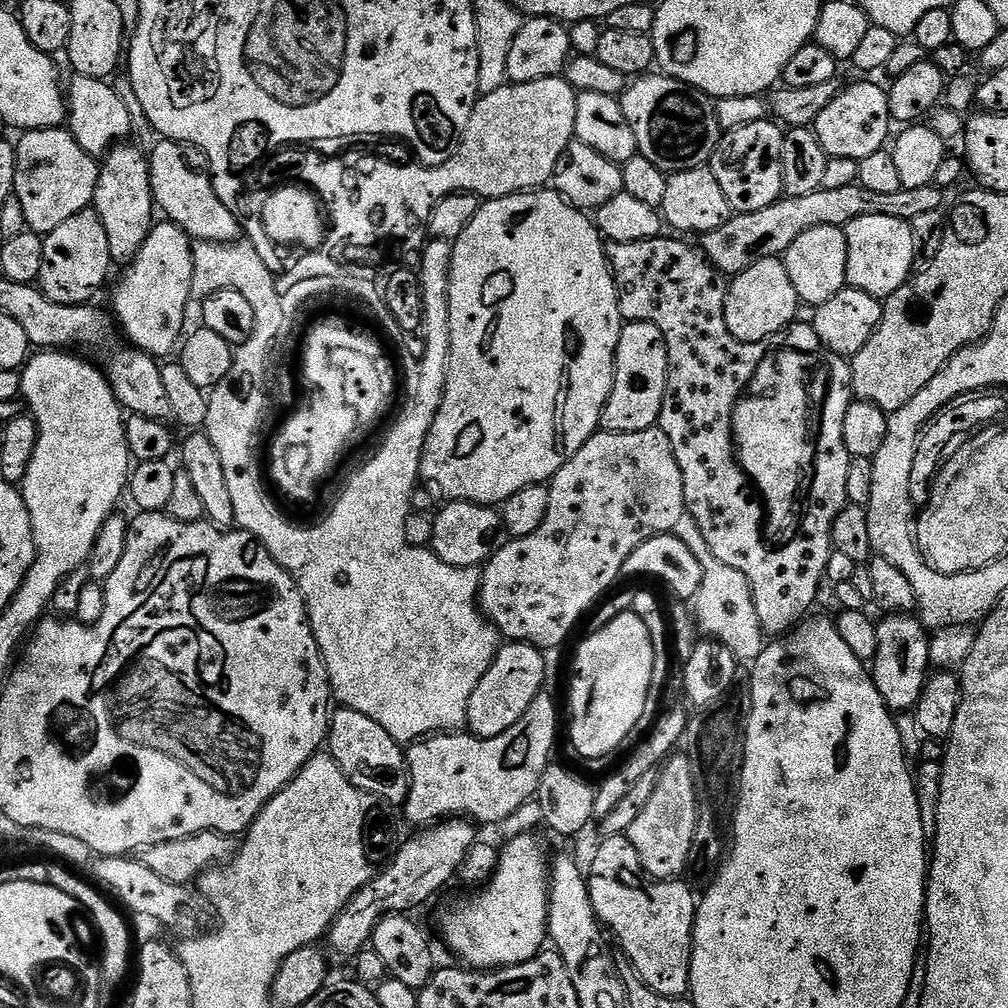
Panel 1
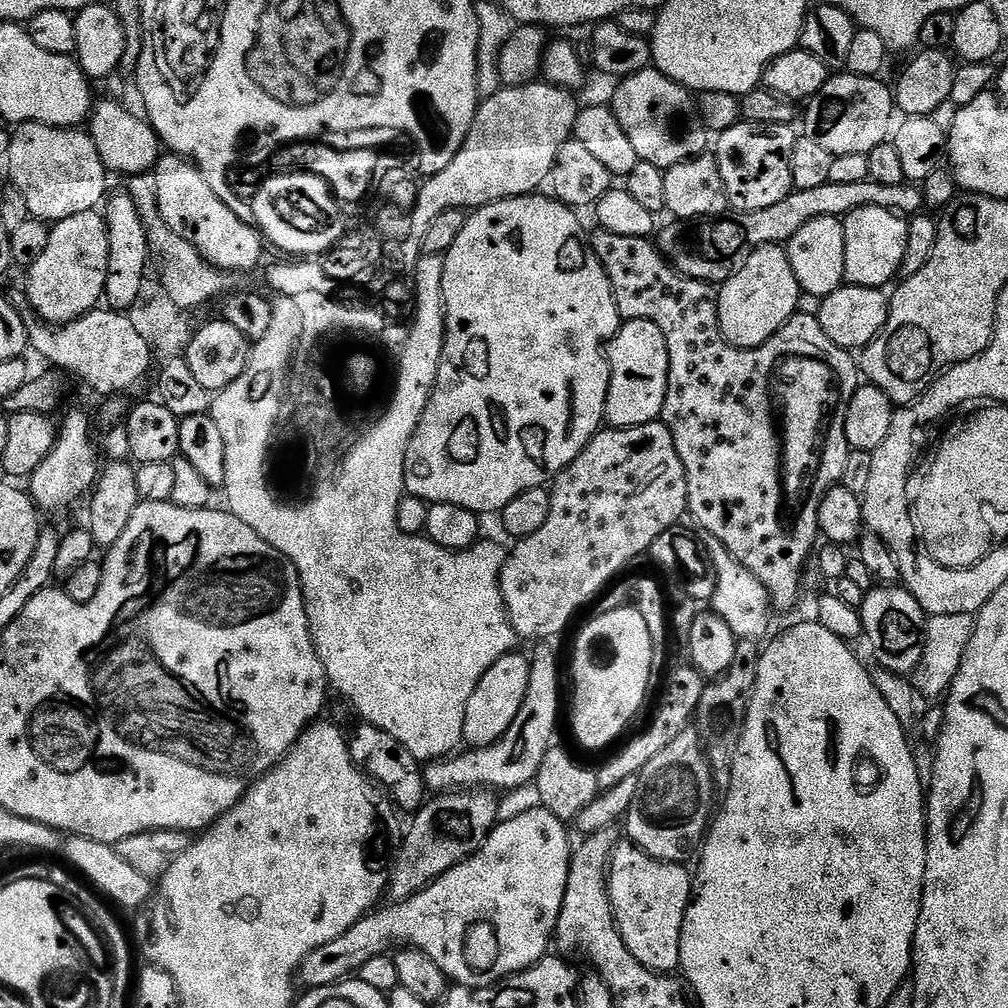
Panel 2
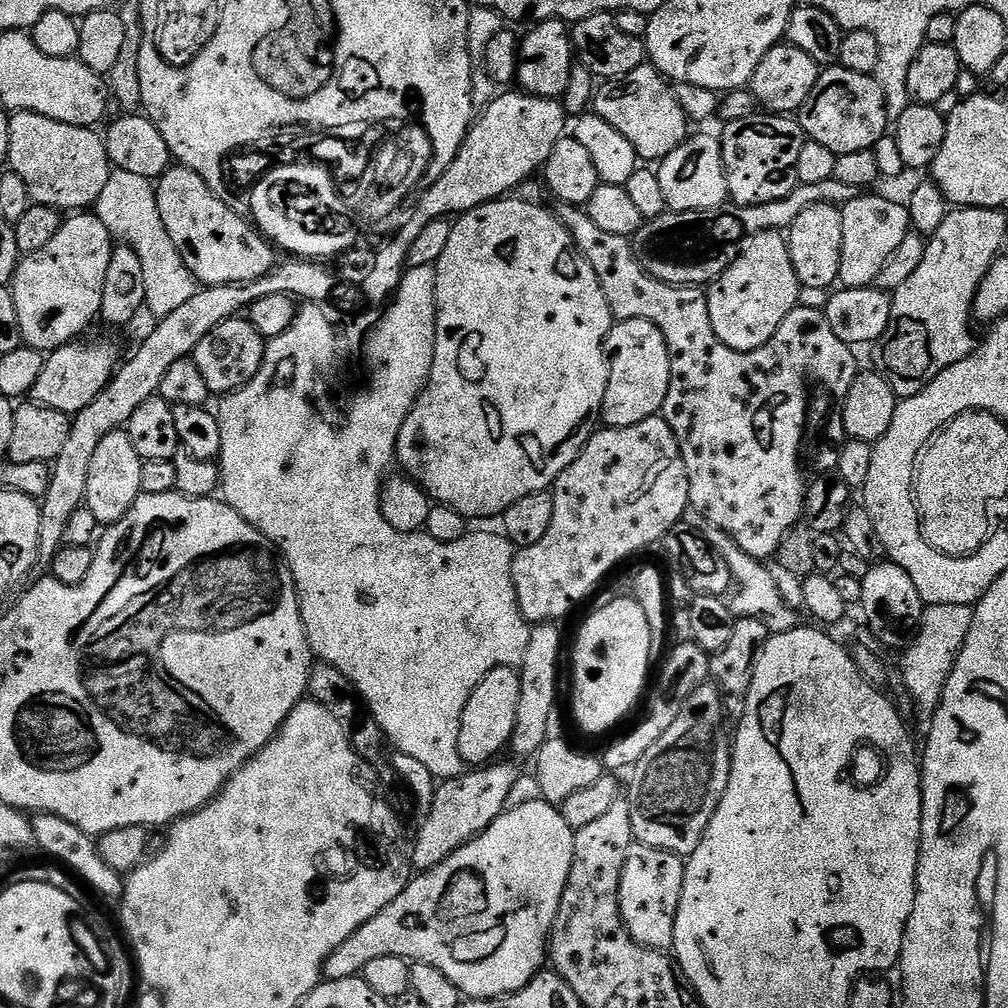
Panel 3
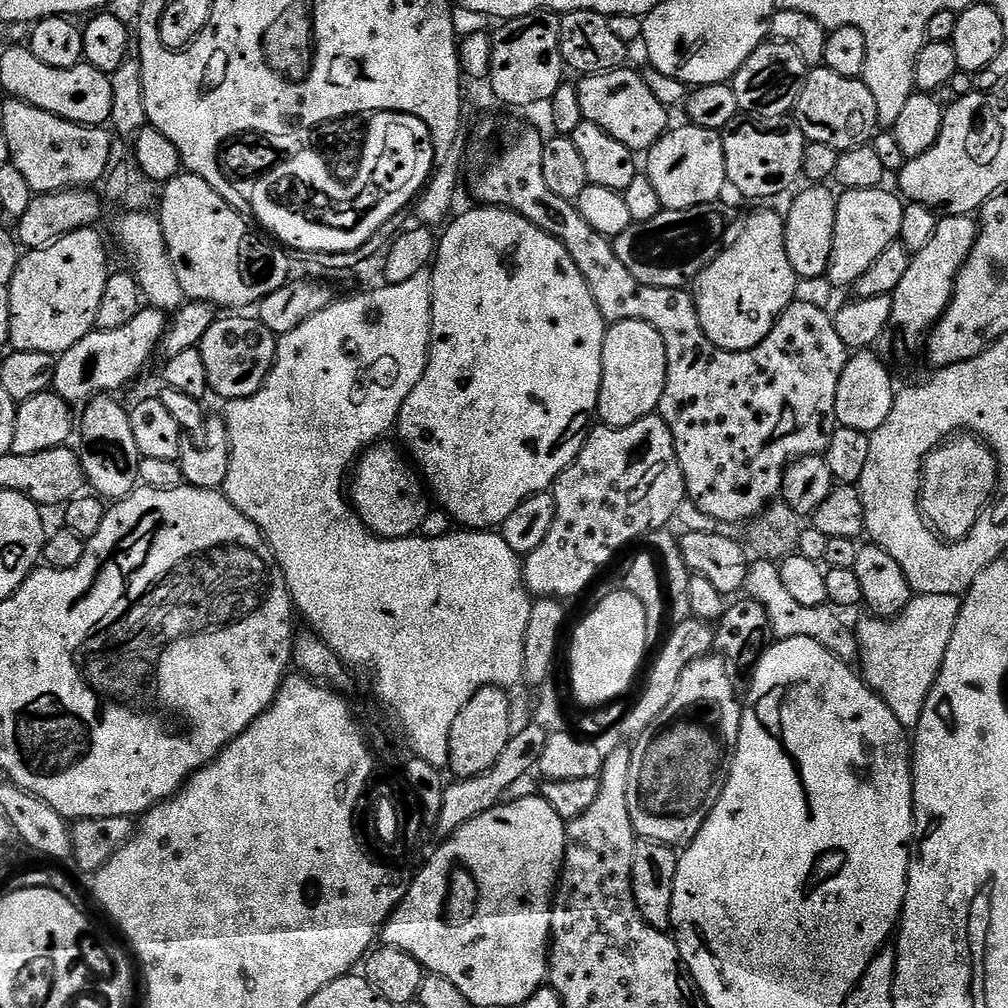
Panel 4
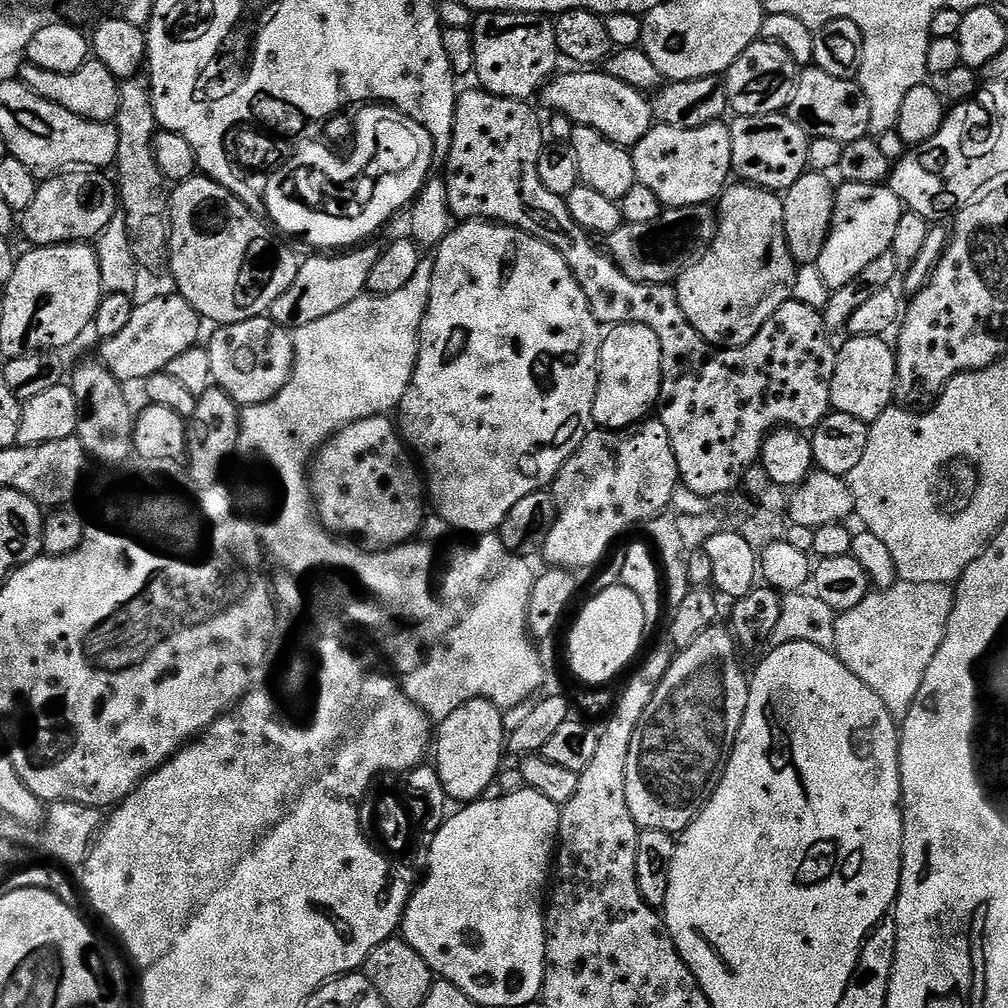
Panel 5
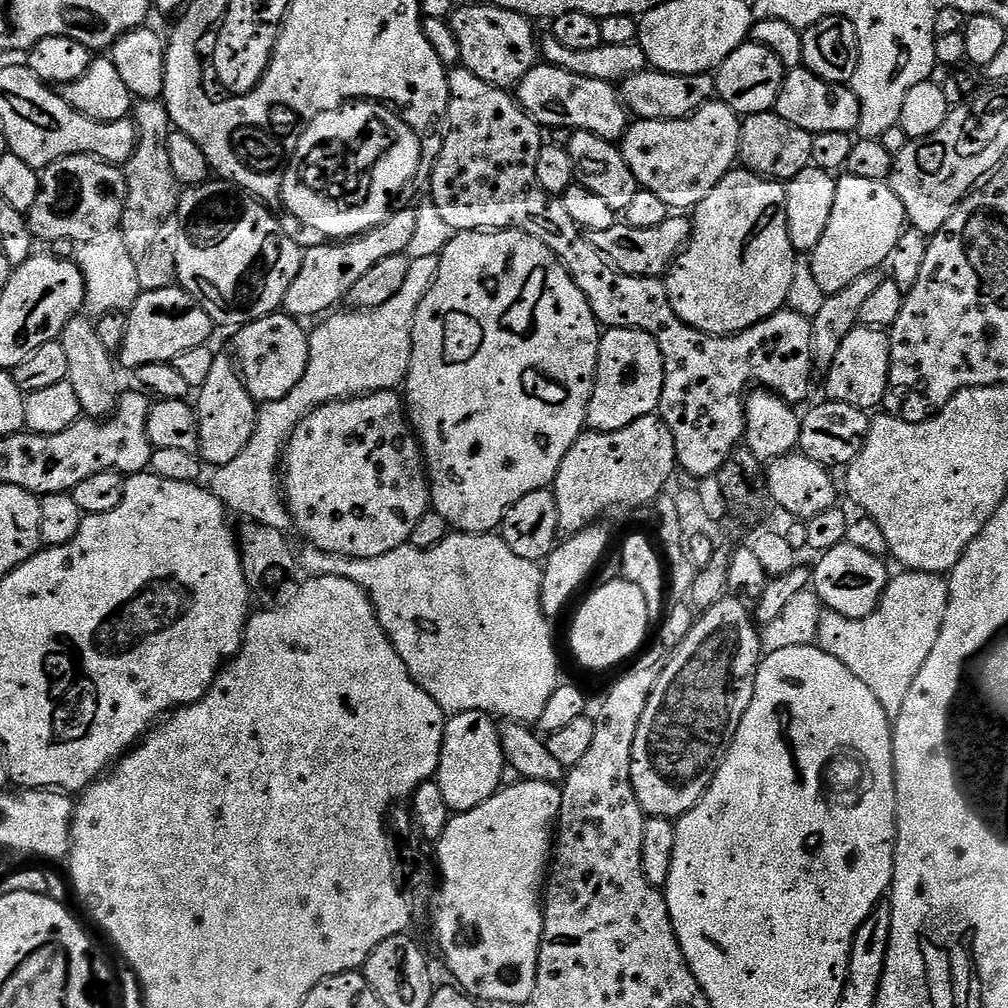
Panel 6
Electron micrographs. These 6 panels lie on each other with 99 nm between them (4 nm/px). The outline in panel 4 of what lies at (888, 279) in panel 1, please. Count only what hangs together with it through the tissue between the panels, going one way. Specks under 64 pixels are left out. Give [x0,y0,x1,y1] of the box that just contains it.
[827,187,905,289]

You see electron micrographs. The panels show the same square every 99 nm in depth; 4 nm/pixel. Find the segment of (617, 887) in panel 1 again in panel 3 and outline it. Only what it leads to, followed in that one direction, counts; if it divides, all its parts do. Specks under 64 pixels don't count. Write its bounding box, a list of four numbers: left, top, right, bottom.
[618,842,685,952]

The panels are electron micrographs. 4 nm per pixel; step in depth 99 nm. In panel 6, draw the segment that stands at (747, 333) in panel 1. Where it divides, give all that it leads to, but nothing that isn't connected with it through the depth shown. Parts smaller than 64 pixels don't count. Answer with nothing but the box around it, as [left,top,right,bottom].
[663,170,798,336]

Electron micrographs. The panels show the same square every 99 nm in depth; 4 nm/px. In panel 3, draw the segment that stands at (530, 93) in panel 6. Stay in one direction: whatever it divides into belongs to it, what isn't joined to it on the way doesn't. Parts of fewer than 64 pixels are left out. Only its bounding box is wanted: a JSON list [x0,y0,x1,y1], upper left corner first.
[590,62,690,162]

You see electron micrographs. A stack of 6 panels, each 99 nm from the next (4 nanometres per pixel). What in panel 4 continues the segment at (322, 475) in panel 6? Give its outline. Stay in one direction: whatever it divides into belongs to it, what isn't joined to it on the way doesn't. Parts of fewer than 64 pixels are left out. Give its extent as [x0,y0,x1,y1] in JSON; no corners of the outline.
[350,443,430,540]

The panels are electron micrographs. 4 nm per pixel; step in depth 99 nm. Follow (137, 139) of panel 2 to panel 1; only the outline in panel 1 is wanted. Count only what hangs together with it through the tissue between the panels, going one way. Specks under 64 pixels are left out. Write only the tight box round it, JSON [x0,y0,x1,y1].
[66,75,132,158]

